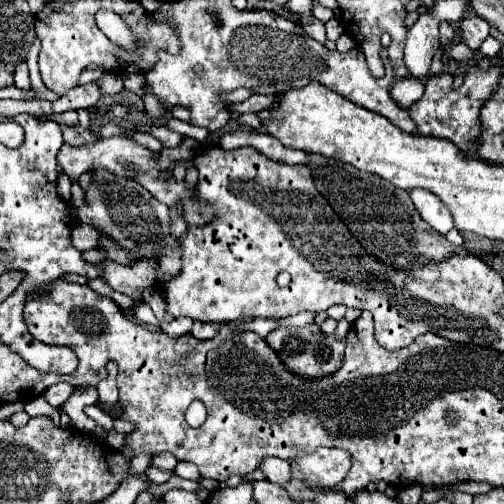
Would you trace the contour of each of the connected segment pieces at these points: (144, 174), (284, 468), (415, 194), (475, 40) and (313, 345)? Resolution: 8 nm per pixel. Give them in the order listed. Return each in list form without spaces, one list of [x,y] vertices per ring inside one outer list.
[[[111,137],[111,139],[99,139],[97,143],[91,143],[89,147],[69,147],[62,145],[57,157],[61,169],[73,179],[73,183],[77,183],[79,175],[91,167],[105,167],[111,173],[115,173],[117,177],[127,177],[133,179],[137,183],[141,183],[149,193],[153,193],[161,203],[173,207],[177,201],[183,203],[185,209],[185,221],[187,225],[205,225],[213,219],[213,209],[209,207],[209,203],[203,203],[195,197],[195,191],[189,191],[185,187],[185,183],[177,183],[173,179],[167,179],[167,175],[161,175],[157,169],[157,153],[151,153],[149,149],[137,145],[135,141],[127,139],[127,137]]]
[[[267,457],[265,461],[259,463],[259,469],[265,473],[267,481],[283,485],[291,479],[291,469],[289,463],[285,459],[277,459],[277,457]]]
[[[413,189],[409,191],[421,219],[433,227],[439,235],[445,235],[447,231],[453,229],[453,219],[451,213],[447,211],[447,207],[441,203],[441,199],[437,199],[435,195],[431,195],[425,189]]]
[[[473,15],[461,23],[463,43],[471,49],[479,49],[479,45],[489,37],[489,23],[485,19],[479,19],[479,15]]]
[[[341,321],[339,329],[331,335],[325,335],[319,325],[317,331],[307,331],[305,327],[277,327],[267,335],[267,343],[277,351],[285,367],[289,367],[293,373],[301,377],[325,377],[329,373],[335,373],[341,367],[343,361],[343,349],[345,349],[345,333],[349,329],[349,323]]]

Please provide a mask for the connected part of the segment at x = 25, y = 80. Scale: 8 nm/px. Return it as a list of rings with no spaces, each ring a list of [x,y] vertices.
[[[23,59],[23,63],[19,63],[15,67],[15,85],[23,87],[23,89],[29,89],[31,83],[29,83],[29,69],[27,69],[27,61]]]

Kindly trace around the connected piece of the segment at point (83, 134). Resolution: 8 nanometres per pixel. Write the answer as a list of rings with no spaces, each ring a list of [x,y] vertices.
[[[81,125],[75,127],[61,127],[63,129],[63,139],[69,145],[85,145],[91,139],[91,133],[87,129],[83,129]]]

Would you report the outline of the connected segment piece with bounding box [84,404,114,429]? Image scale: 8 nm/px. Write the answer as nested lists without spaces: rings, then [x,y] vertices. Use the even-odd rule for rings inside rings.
[[[97,404],[85,407],[84,412],[98,425],[105,427],[105,429],[113,429],[114,418],[105,413]]]

